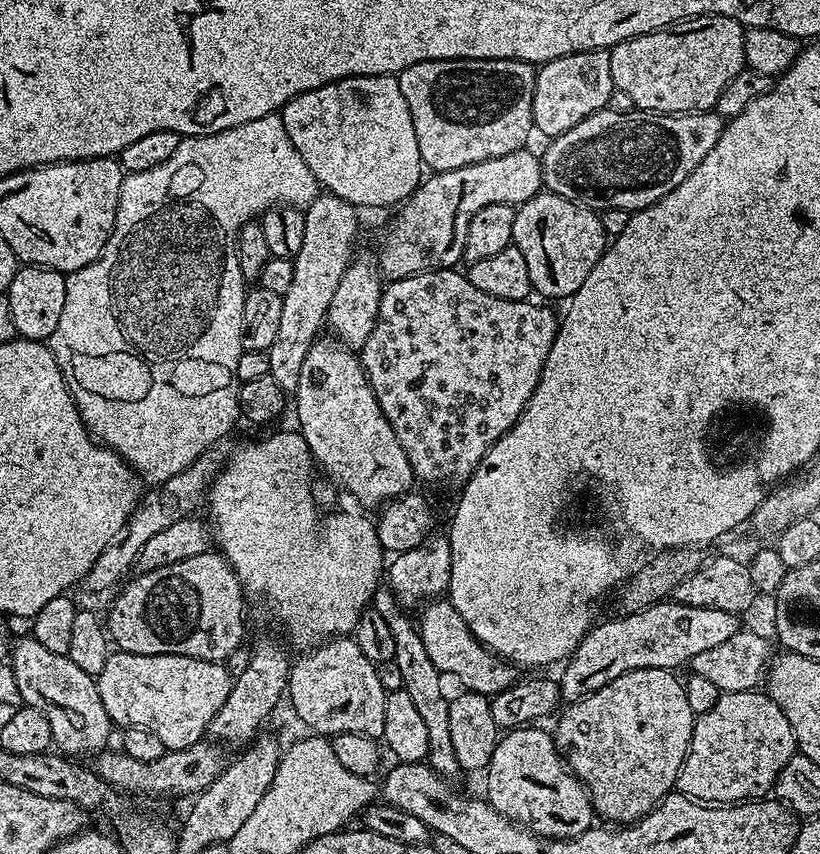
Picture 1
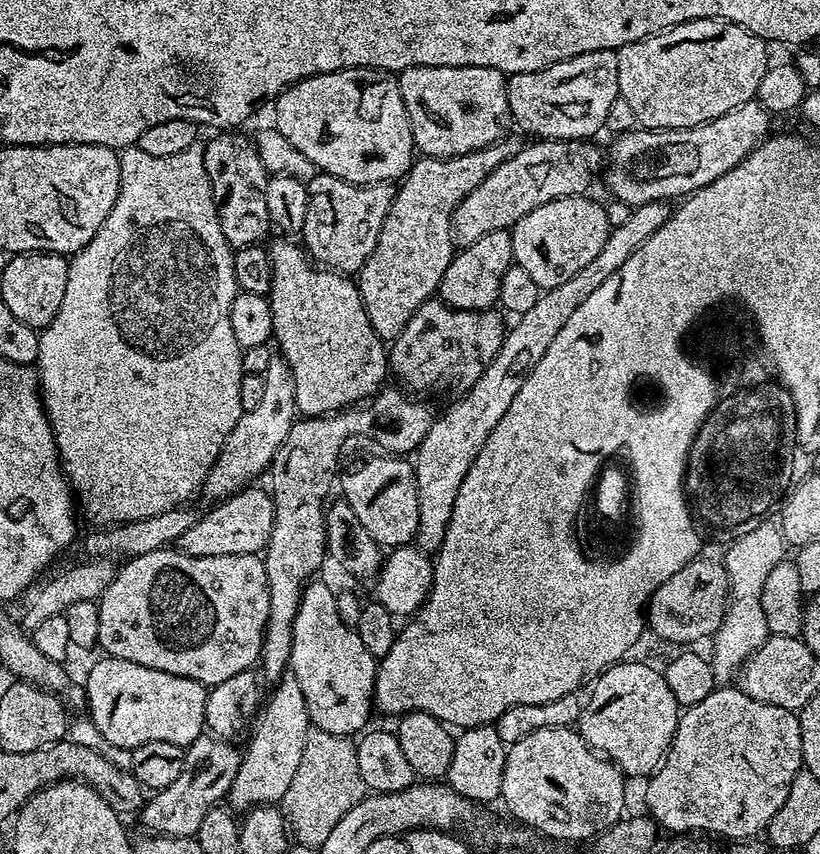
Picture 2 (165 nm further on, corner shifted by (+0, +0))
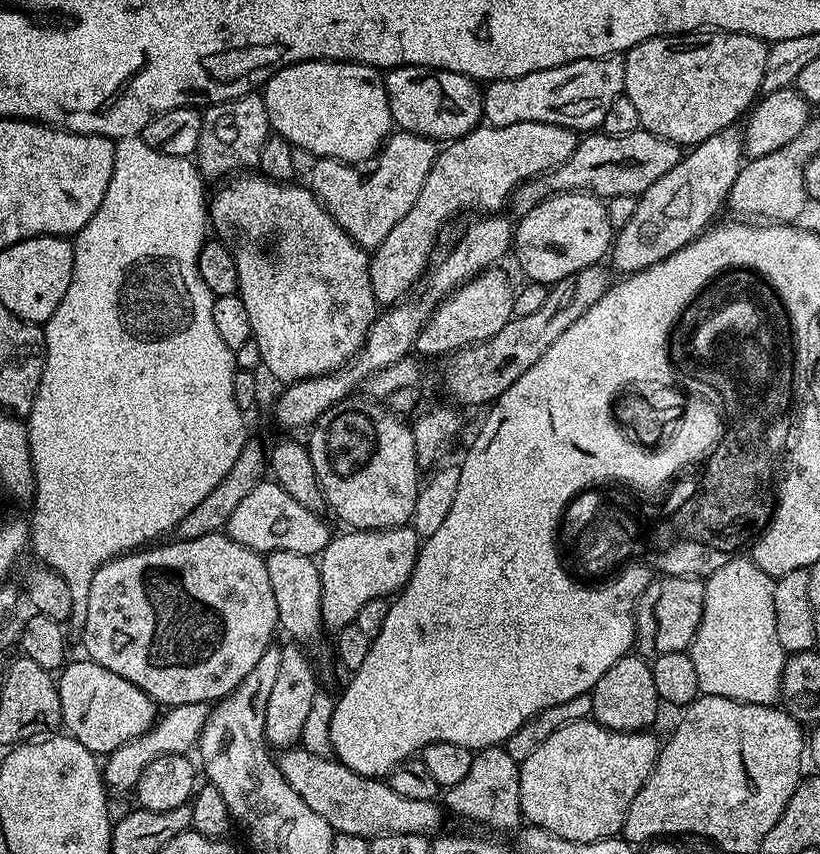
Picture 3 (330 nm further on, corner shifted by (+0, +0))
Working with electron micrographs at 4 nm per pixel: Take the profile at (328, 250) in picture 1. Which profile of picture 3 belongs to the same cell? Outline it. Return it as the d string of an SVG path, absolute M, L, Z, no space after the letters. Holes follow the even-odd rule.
M396 130L385 140L369 172L360 173L357 165L342 160L320 158L310 173L310 187L355 244L374 250L386 239L386 234L406 218L410 206L414 206L422 191L422 182L426 182L426 174L430 174L430 166L434 166L437 151L437 141Z

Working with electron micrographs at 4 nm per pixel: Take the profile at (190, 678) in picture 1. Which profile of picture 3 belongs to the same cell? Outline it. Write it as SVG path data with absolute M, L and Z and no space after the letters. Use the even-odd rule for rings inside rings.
M74 660L65 663L58 672L62 724L67 735L82 742L86 750L97 754L113 752L118 750L118 746L138 738L156 723L156 701L134 686L134 682L126 682L126 678L114 674L114 670L106 670L106 666L98 666L93 660Z

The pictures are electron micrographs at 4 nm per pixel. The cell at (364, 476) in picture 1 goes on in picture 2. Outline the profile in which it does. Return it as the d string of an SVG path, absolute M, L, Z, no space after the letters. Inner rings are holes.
M276 238L271 241L272 248L267 249L268 257L272 260L272 291L268 293L268 305L272 311L272 334L274 337L275 347L278 349L279 355L283 356L284 361L292 368L292 377L294 378L294 398L296 399L296 410L301 417L319 418L329 415L333 410L343 410L359 405L361 402L367 401L376 395L385 383L384 375L387 377L390 372L388 362L389 349L386 347L385 341L381 340L380 335L374 330L374 326L370 326L370 318L366 318L366 306L360 297L360 290L357 281L351 275L343 272L333 272L326 268L317 266L310 259L307 252L299 243L293 242L288 238Z

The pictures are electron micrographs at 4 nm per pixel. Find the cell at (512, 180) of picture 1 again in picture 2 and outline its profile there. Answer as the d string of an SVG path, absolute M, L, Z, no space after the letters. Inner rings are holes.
M537 139L528 143L520 147L518 154L499 164L481 184L474 186L466 198L462 198L452 215L452 234L457 245L478 242L482 234L494 230L511 229L512 225L526 218L530 210L538 210L538 206L546 202L587 193L592 175L601 171L602 152L592 142Z

